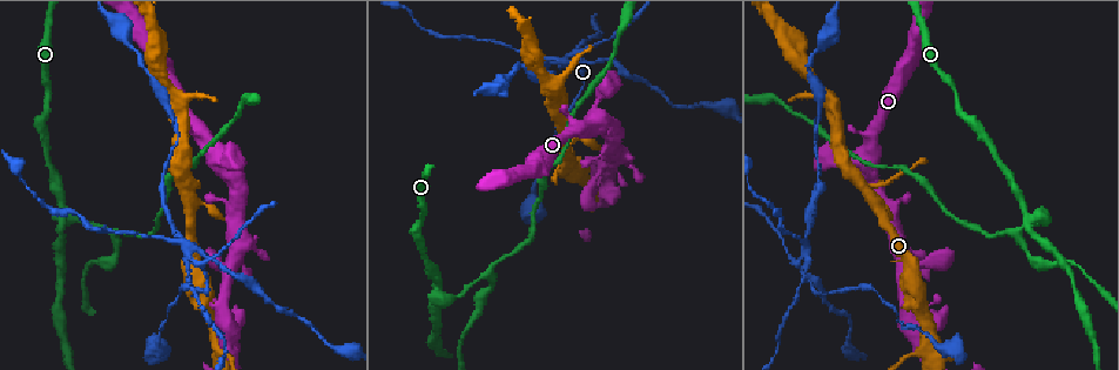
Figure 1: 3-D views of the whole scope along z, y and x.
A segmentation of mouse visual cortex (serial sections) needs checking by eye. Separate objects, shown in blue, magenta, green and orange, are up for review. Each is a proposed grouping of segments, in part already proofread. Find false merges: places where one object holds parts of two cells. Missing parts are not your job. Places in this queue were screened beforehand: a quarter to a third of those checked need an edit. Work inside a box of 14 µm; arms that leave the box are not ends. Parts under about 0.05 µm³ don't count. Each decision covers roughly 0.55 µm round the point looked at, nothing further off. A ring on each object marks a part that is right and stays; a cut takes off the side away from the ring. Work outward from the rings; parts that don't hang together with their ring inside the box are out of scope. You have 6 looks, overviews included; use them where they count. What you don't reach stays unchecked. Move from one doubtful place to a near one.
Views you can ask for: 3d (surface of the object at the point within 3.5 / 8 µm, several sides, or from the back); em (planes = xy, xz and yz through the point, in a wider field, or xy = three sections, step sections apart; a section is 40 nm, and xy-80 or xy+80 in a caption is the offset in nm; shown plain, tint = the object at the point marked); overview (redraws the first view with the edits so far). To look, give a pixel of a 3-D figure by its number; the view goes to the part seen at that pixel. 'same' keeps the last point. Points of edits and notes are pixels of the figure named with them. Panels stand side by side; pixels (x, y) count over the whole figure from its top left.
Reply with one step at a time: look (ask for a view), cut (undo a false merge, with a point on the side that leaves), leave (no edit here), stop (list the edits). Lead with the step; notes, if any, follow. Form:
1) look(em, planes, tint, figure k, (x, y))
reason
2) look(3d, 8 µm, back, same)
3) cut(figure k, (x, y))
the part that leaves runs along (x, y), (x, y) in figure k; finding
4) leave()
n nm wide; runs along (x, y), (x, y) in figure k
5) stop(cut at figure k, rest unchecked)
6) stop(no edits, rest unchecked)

look(3d, 3.5 µm, figure 1, (805, 250))
a narrow waist

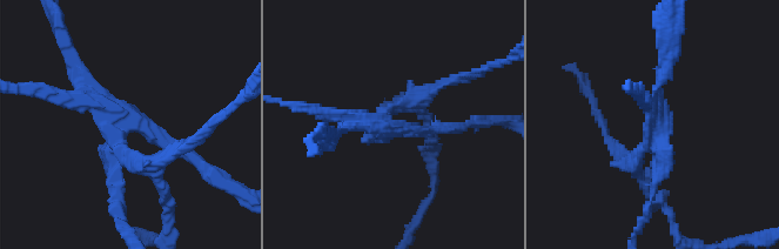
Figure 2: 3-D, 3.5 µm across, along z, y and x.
cut(figure 2, (39, 89))
the part that leaves runs along (384, 118), (330, 135) in figure 2; two cells meet here

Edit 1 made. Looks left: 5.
look(overview)

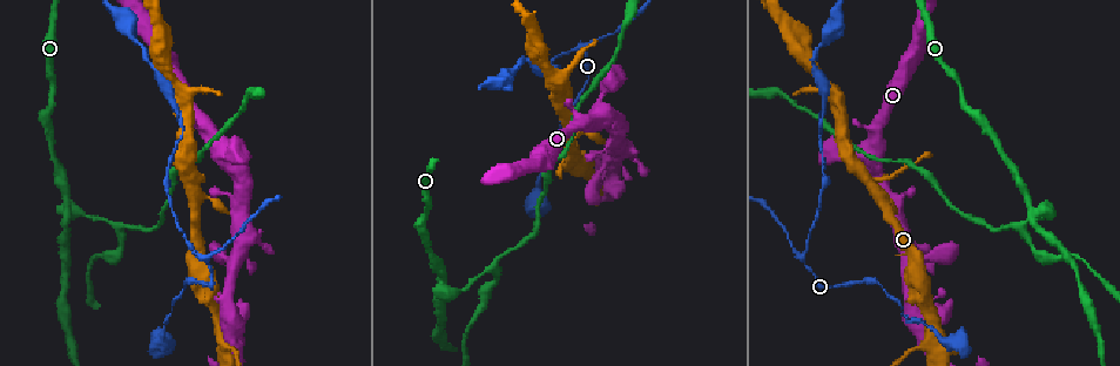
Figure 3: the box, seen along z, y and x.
look(3d, 3.5 µm, figure 3, (865, 181))
arms part here

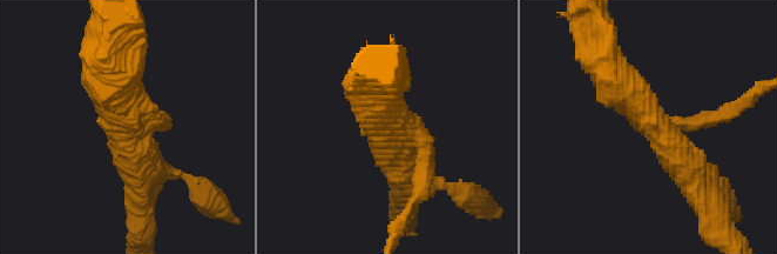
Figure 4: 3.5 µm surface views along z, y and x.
look(em, xy, step 2, tint, figure 4, (392, 131))
3 arms; arms of 200, 450, 600 nm

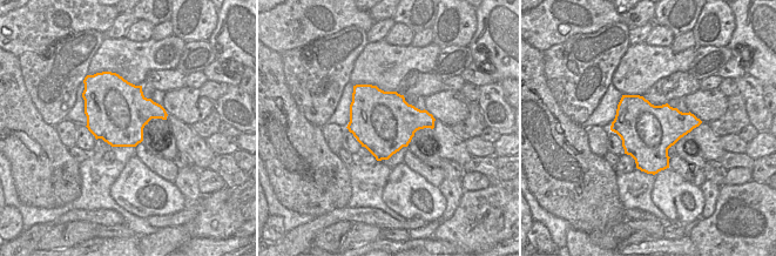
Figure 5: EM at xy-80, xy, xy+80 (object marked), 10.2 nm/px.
leave()
runs along (700, 189), (667, 139), (603, 64) in figure 4; all the same cell

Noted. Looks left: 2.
look(3d, 8 µm, figure 3, (68, 210))
branch point

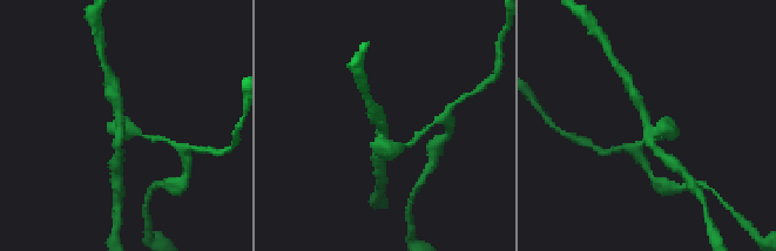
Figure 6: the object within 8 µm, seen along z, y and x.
look(em, xy, step 5, tint, figure 6, (117, 130))

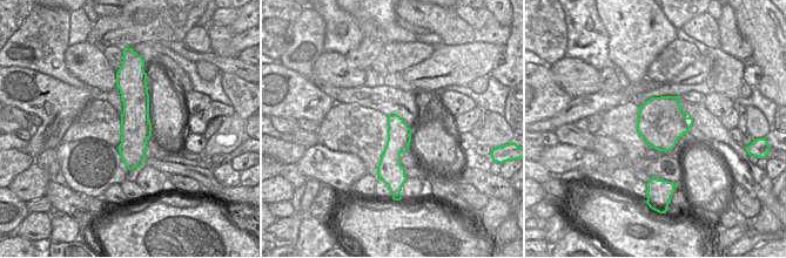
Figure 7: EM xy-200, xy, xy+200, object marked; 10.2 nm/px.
cut(figure 6, (397, 149))
the part that leaves runs along (382, 136), (389, 149), (417, 136) in figure 6; two cells meet here

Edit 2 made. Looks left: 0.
stop(cut at figure 2, cut at figure 6, rest unchecked)

